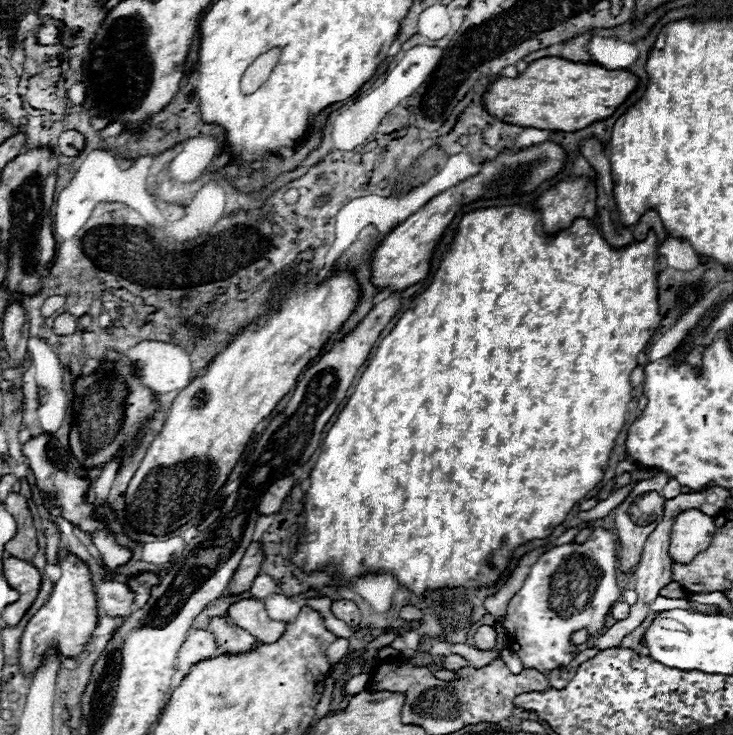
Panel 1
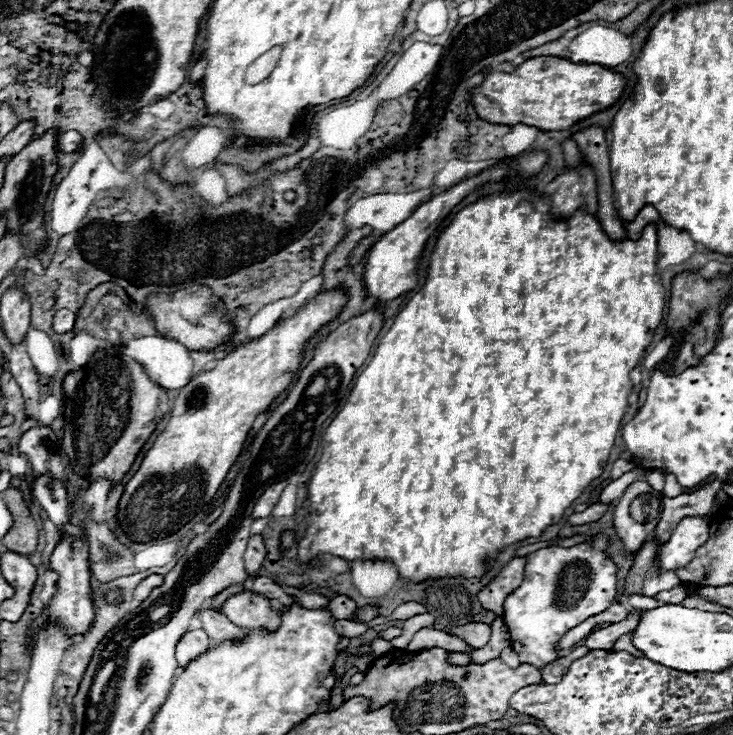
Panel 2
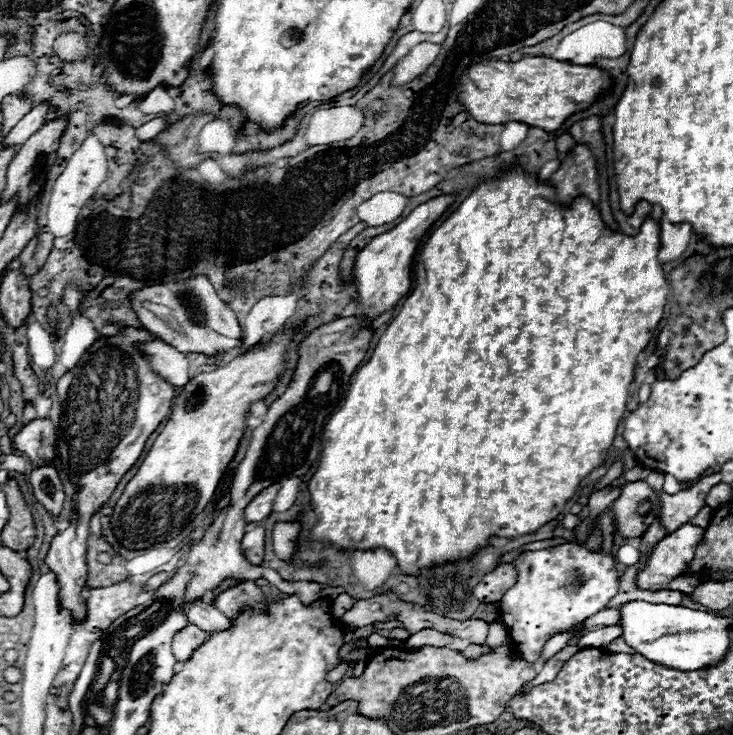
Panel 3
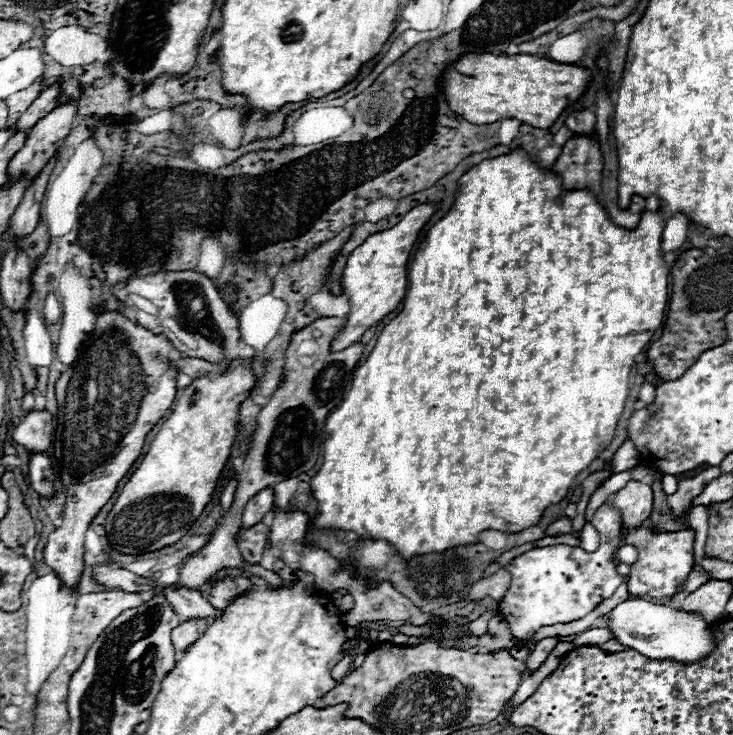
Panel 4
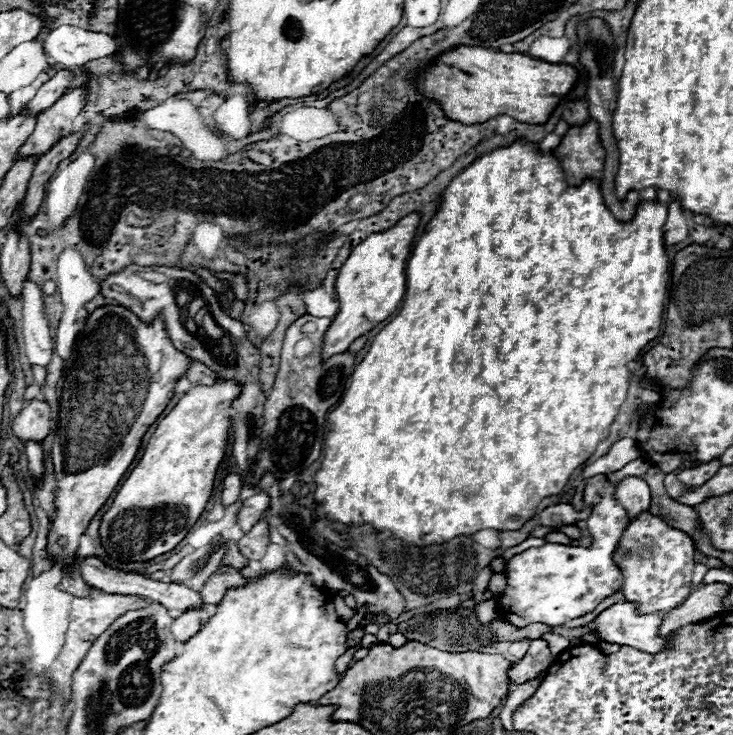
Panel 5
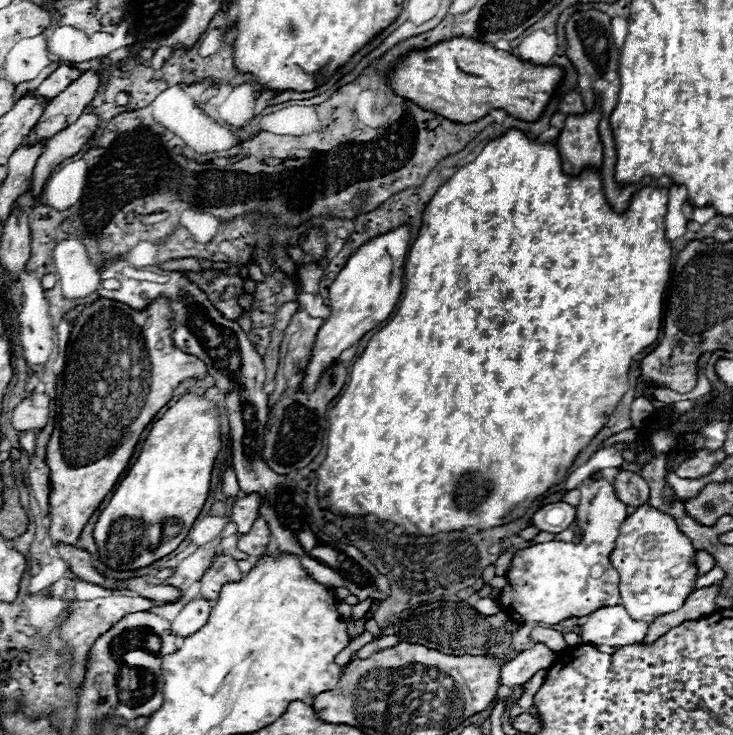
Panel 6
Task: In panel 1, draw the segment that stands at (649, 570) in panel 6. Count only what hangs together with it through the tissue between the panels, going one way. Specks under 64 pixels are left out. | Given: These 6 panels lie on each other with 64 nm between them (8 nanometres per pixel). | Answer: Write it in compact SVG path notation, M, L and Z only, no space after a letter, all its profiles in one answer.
M700 510L682 512L672 526L672 542L668 548L670 560L676 564L688 564L700 550L708 548L714 534L714 518Z

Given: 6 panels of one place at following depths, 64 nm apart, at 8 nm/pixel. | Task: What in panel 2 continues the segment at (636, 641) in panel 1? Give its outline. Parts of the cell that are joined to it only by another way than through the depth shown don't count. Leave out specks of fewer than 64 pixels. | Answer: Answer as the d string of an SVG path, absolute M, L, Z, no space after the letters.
M630 634L620 636L620 638L614 642L612 650L616 650L616 652L620 652L620 650L628 650L628 652L630 652L632 656L636 656L636 658L640 658L640 656L642 656L642 652L640 652L640 650L634 650L634 646L632 646L632 642L630 642Z

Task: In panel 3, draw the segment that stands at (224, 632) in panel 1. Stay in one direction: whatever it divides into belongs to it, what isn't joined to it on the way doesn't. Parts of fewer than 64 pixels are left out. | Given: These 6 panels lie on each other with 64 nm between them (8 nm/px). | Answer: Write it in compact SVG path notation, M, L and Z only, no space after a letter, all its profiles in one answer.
M194 600L194 602L188 602L182 606L184 608L184 616L204 628L206 632L214 632L214 630L224 630L230 626L230 620L212 604L206 604L202 600Z

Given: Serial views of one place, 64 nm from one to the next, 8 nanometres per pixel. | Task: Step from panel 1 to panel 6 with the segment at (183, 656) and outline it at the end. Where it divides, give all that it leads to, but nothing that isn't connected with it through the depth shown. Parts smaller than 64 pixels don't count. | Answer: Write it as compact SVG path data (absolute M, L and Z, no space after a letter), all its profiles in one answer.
M192 598L188 600L182 610L178 612L178 616L172 620L172 632L186 638L190 636L192 632L200 630L208 618L210 618L210 612L212 612L212 600L206 600L206 598Z

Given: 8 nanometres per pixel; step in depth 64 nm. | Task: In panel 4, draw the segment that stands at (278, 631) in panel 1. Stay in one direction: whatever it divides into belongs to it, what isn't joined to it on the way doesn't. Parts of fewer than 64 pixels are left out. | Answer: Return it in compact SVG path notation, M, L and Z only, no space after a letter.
M216 578L210 584L210 594L208 594L208 602L218 608L224 610L228 606L228 602L238 596L240 592L252 588L252 582L248 578Z

